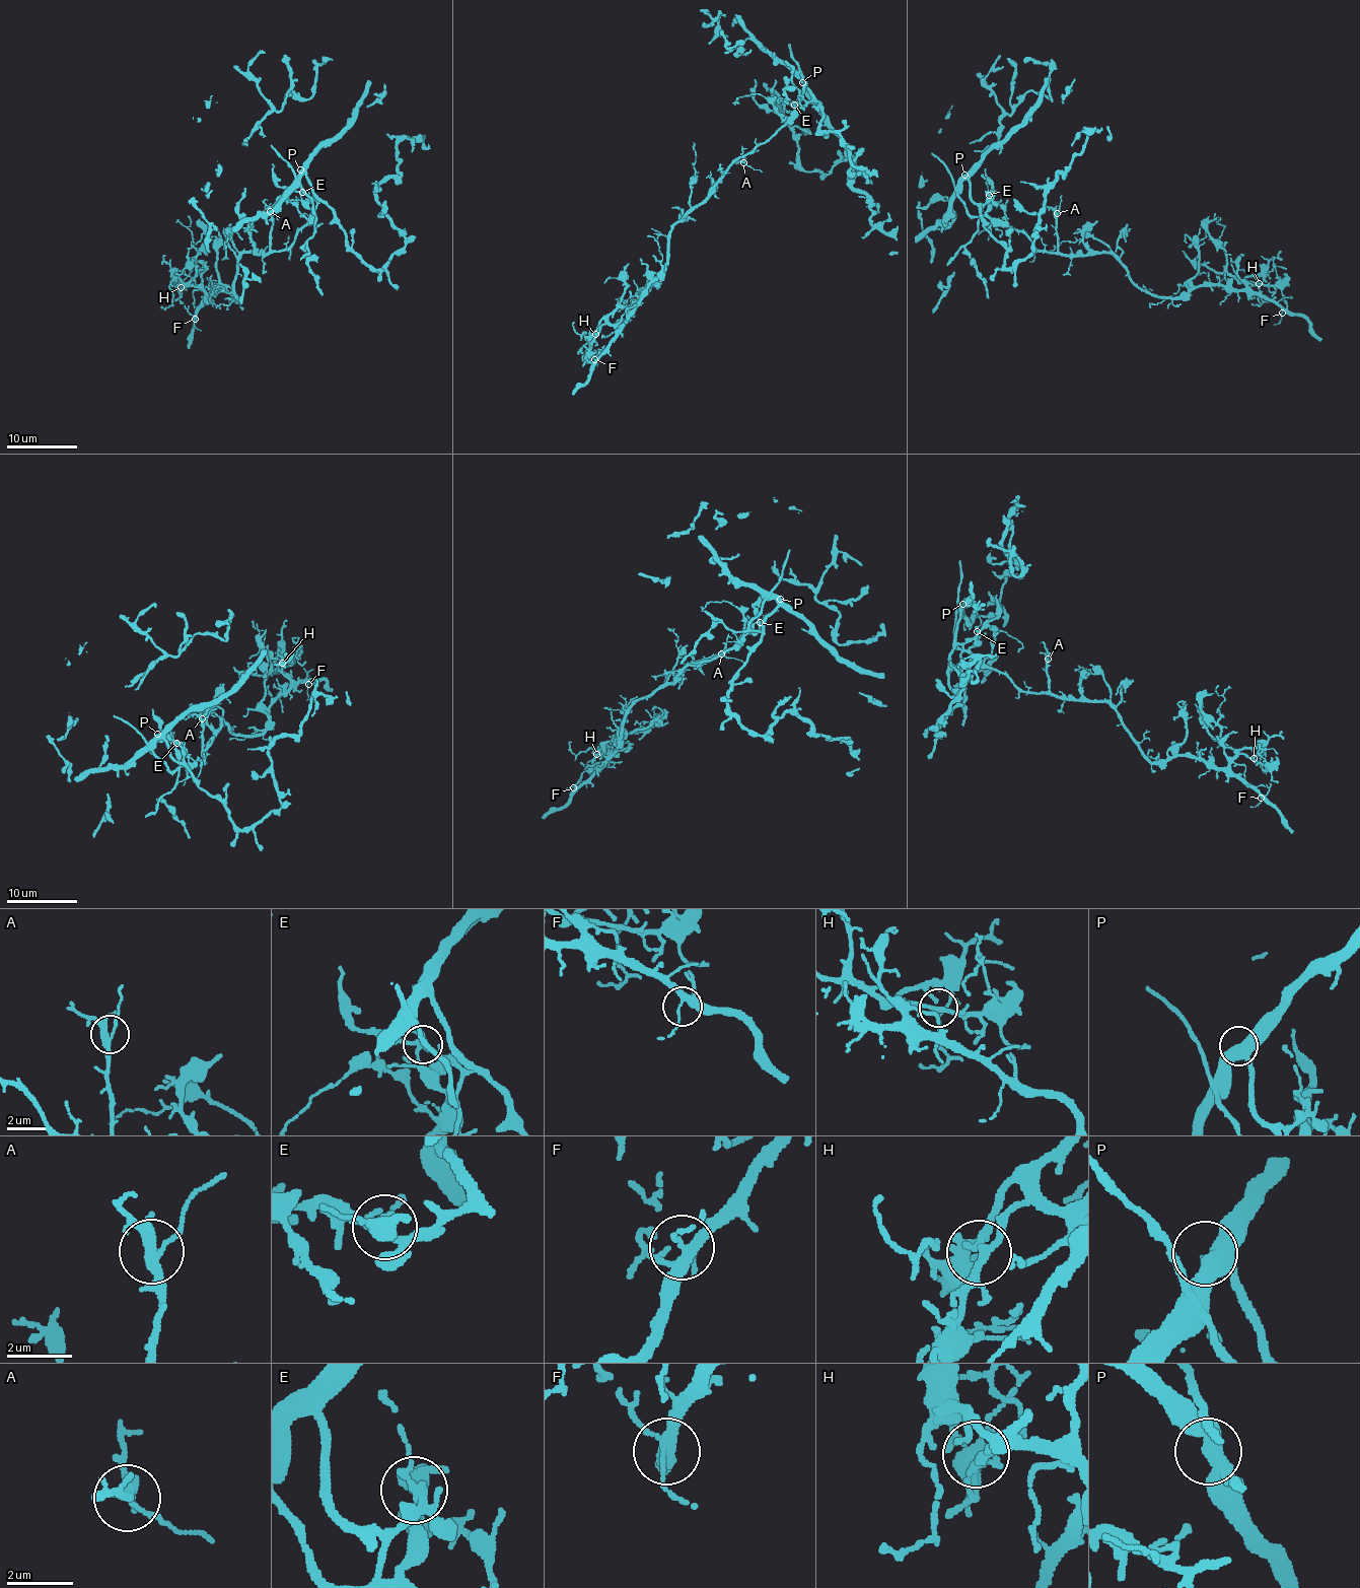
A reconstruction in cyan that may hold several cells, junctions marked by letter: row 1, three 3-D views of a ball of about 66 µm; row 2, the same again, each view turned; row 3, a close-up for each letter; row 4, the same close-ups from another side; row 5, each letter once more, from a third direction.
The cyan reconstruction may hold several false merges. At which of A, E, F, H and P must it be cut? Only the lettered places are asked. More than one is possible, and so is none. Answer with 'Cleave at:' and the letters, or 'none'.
Cleave at: E

